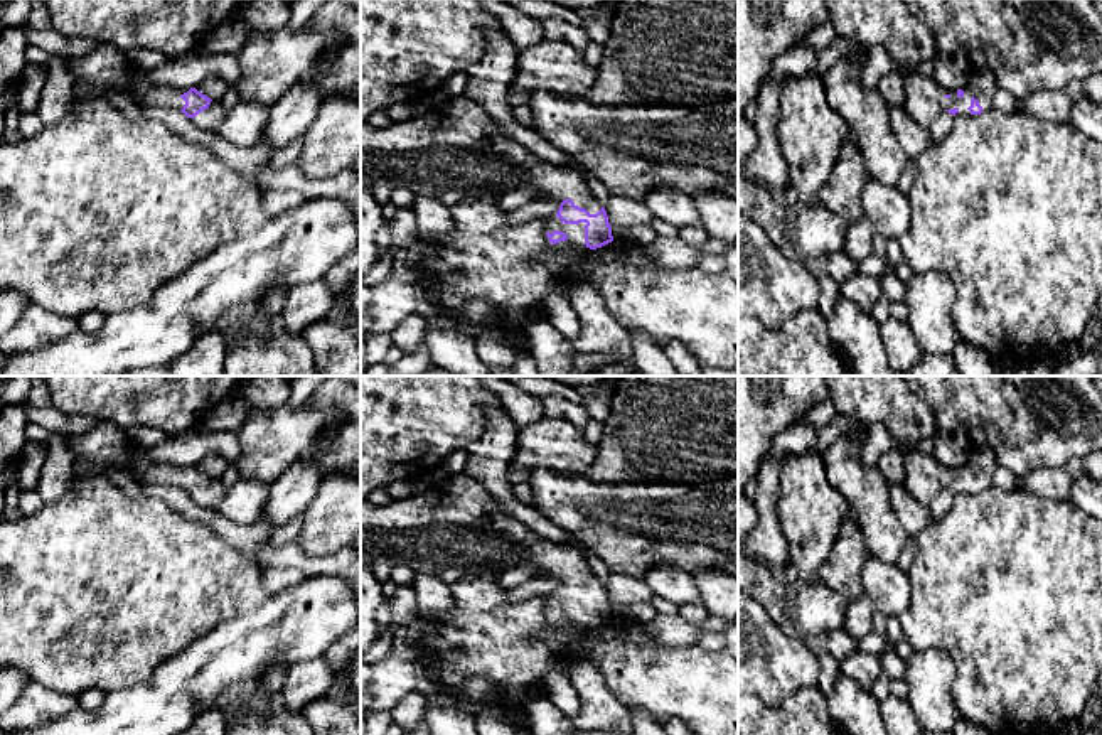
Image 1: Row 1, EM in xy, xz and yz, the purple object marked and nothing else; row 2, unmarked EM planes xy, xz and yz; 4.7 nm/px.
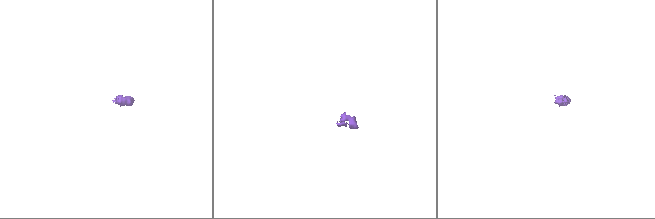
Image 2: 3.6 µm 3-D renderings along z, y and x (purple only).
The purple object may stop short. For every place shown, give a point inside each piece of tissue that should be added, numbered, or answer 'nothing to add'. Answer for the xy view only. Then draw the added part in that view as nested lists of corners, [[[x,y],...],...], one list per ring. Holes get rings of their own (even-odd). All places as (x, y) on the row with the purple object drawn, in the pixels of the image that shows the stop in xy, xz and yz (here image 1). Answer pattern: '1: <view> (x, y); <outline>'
1: xy (211, 120); [[[212,99],[207,110],[189,120],[201,130],[219,131],[226,120],[226,113],[221,106],[221,101]]]

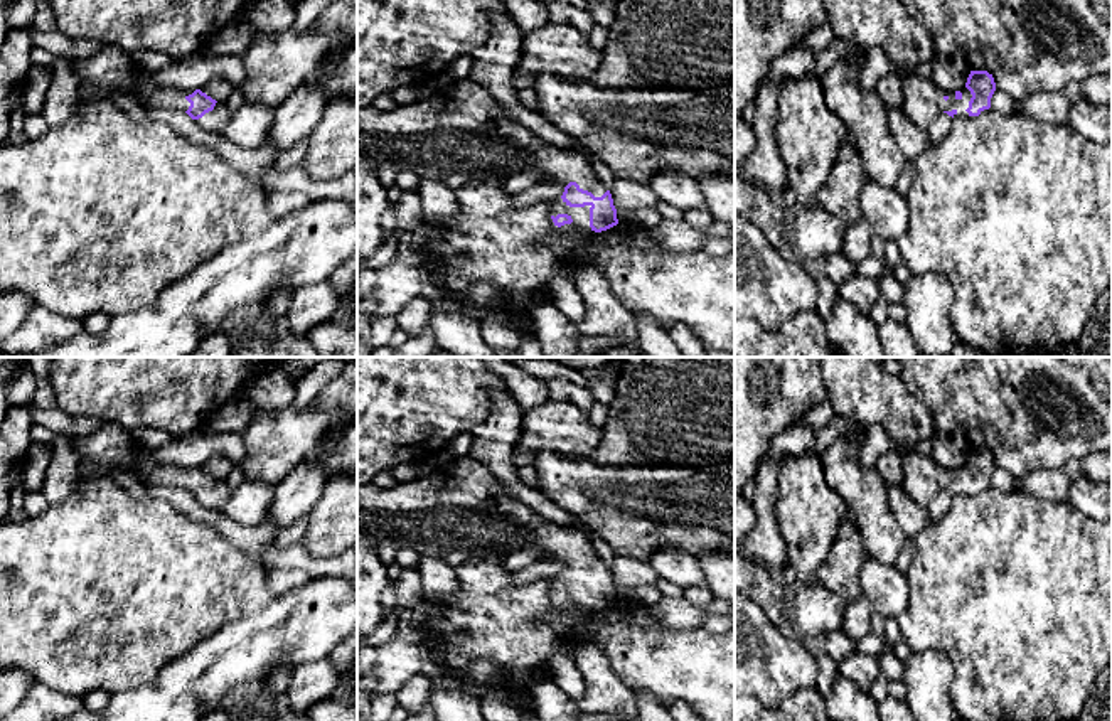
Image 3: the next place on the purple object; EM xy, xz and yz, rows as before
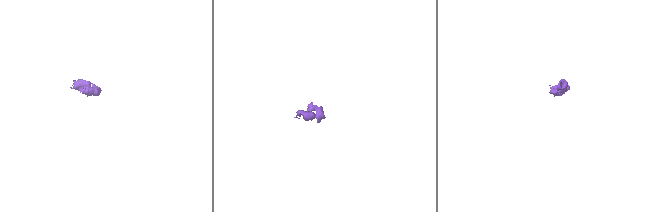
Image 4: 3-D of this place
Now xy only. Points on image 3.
1: xy (216, 122); [[[217,101],[212,111],[194,121],[206,131],[224,133],[231,121],[231,115],[226,108],[226,103]]]

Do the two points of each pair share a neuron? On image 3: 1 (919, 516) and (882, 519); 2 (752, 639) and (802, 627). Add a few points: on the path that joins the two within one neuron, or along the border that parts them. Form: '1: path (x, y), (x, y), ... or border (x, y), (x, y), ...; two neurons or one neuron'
1: border (887, 487), (887, 502), (907, 536); two neurons
2: border (789, 634), (801, 642); two neurons

